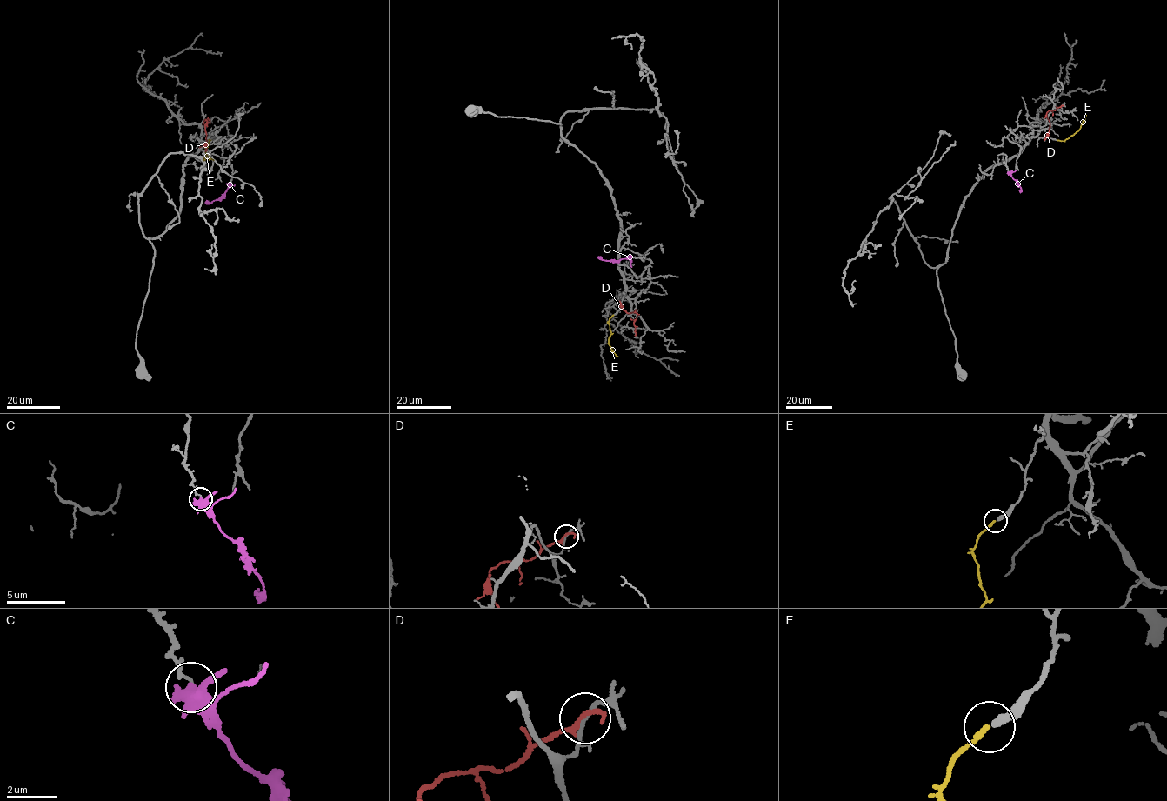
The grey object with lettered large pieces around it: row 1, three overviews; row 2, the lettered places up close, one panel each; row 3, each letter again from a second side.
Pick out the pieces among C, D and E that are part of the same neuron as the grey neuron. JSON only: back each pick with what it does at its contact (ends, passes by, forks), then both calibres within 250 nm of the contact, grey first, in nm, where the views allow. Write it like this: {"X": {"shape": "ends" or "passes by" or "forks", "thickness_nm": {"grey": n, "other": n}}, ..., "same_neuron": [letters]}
{"E": {"shape": "ends", "thickness_nm": {"grey": 320, "other": 200}}, "same_neuron": ["E"]}

